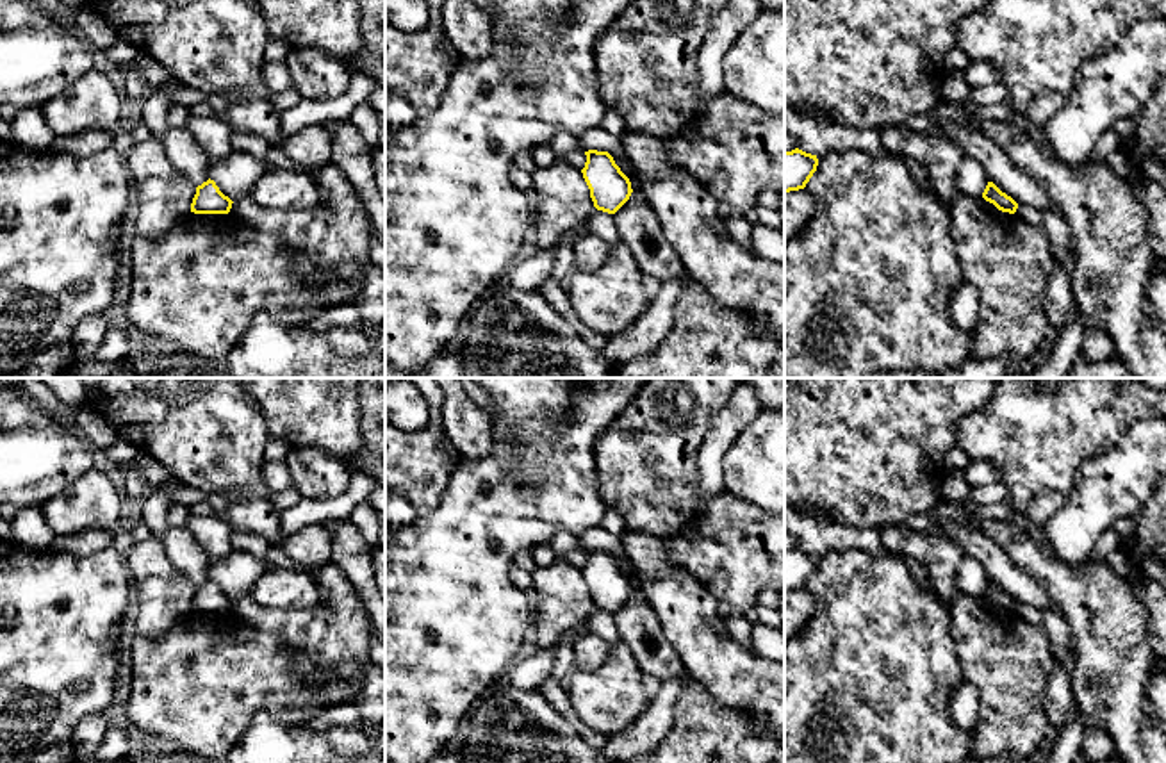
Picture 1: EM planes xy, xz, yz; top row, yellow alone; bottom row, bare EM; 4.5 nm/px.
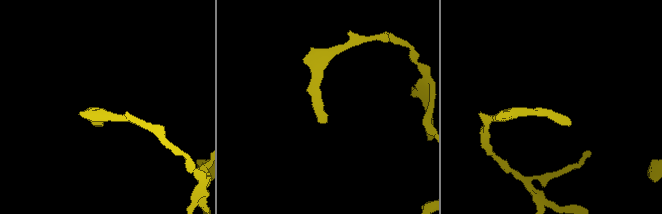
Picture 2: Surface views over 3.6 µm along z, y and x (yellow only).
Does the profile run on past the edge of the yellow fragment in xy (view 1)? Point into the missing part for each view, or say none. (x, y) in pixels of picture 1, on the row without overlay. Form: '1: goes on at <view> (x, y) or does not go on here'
1: does not go on here

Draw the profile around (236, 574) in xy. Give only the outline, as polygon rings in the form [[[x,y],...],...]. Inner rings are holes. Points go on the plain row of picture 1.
[[[234,549],[226,558],[209,560],[209,578],[216,581],[219,590],[232,601],[250,597],[255,583],[267,570],[267,562],[253,554]]]

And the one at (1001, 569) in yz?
[[[945,522],[943,531],[961,547],[965,556],[975,558],[984,567],[989,581],[1018,604],[1031,604],[1041,611],[1048,608],[1059,610],[1048,588],[1020,567],[993,538],[956,522]]]

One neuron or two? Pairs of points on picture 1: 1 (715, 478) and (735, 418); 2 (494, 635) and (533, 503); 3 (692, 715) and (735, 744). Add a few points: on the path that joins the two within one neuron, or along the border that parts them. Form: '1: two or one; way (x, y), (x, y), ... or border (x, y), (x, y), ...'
1: one; way (714, 464), (714, 446), (722, 432)
2: one; way (494, 603), (494, 558), (501, 548), (501, 535)
3: one; way (703, 726), (724, 744)

